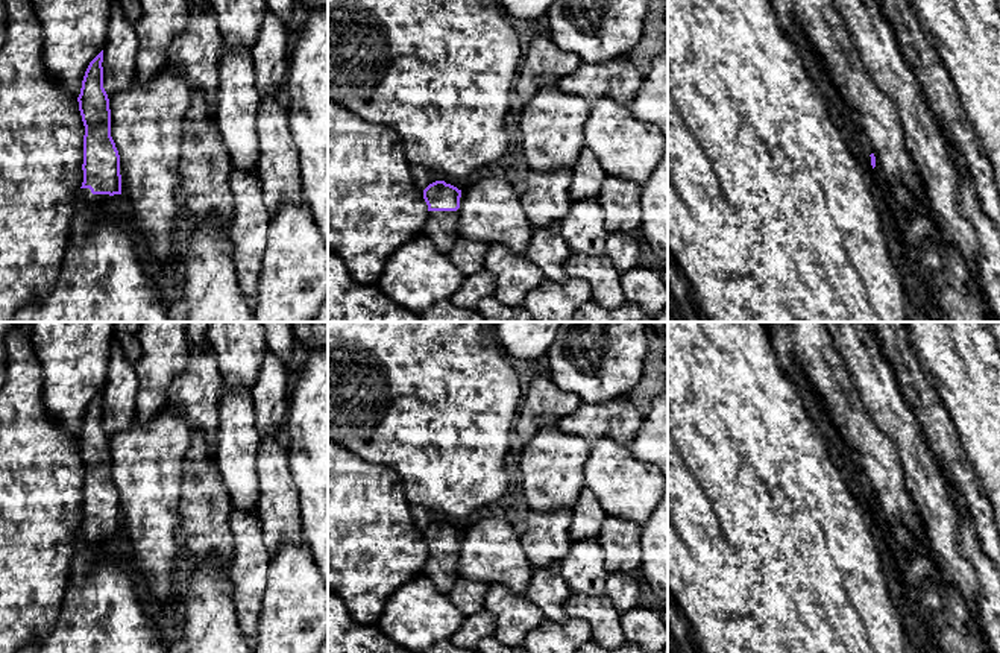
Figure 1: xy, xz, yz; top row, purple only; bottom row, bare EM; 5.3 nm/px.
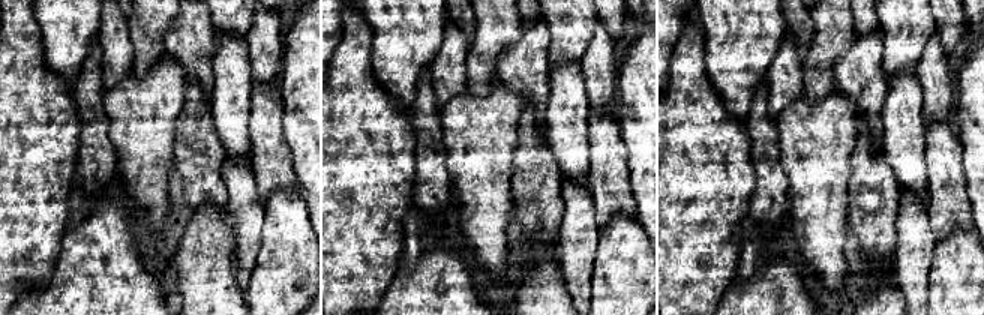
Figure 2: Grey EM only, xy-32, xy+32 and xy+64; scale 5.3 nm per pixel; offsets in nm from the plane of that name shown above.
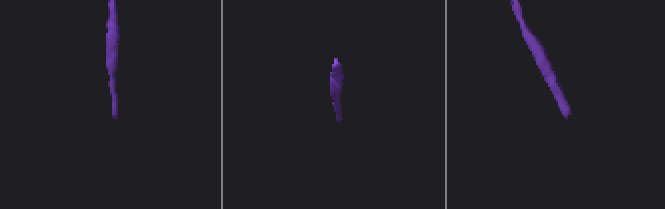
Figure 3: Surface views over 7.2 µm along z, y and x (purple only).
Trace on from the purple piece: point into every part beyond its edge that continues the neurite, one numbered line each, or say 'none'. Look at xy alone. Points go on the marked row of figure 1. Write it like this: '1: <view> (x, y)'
1: xy (102, 199)

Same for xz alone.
1: xz (442, 227)

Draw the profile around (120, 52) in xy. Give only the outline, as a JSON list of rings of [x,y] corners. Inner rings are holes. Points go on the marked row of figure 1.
[[[112,0],[108,39],[103,50],[103,88],[109,96],[127,90],[135,80],[138,38],[135,26],[124,17],[117,0]]]

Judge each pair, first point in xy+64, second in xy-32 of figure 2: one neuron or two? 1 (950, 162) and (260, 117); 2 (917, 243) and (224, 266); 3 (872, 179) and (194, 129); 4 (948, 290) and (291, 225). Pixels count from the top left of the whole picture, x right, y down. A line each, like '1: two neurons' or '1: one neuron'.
1: one neuron
2: two neurons
3: one neuron
4: one neuron

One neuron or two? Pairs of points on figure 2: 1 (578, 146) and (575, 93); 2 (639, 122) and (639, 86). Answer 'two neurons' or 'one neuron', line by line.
1: one neuron
2: one neuron

